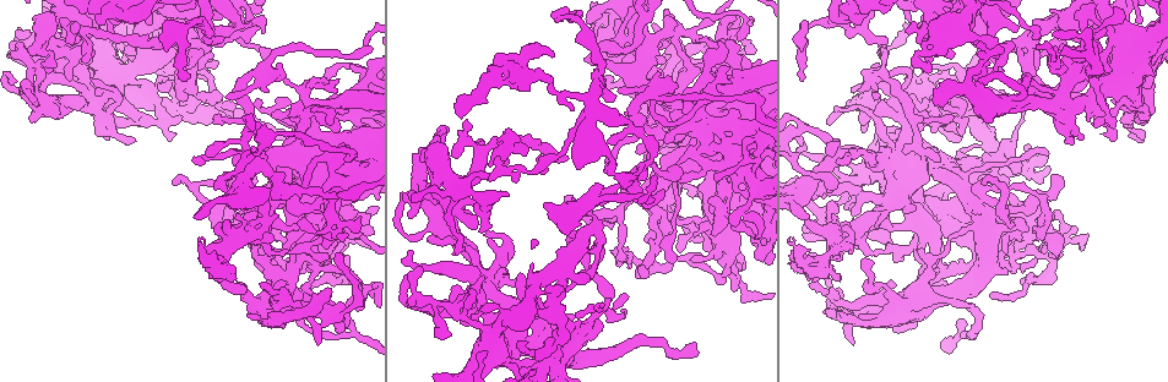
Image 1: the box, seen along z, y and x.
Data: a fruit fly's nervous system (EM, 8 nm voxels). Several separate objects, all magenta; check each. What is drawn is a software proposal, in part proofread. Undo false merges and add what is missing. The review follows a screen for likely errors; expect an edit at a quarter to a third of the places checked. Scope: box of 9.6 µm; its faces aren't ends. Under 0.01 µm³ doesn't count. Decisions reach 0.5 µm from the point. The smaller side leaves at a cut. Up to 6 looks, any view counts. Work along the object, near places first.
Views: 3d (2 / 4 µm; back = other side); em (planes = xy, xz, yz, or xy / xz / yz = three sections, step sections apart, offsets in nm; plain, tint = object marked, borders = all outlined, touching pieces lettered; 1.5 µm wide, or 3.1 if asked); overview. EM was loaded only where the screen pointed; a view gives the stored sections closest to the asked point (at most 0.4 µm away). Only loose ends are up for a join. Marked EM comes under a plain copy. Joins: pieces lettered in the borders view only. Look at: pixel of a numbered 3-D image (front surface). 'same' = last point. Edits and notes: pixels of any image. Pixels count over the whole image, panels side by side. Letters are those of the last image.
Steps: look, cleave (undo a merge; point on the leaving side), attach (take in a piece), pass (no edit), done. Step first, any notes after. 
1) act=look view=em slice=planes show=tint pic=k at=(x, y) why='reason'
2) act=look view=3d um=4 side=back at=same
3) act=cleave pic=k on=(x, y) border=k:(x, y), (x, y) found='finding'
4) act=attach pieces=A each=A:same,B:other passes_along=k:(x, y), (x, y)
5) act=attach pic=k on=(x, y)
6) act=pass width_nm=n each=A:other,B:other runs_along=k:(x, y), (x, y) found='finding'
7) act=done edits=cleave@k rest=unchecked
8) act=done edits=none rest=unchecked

act=look view=em slice=xy step=4 show=borders pic=1 at=(933, 66) why='stops while still wide'

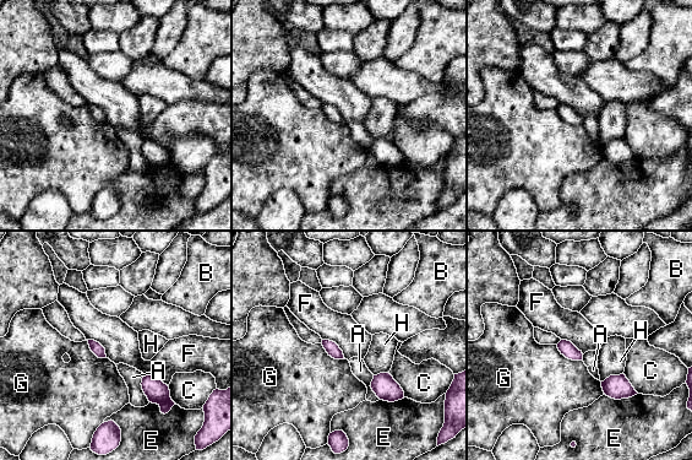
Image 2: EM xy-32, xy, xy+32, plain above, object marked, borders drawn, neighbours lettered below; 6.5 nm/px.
act=pass longest_contact=E:220nm each=A:other,B:other,C:other,E:other,F:other,G:other,H:other border=2:(556, 345), (566, 357), (582, 361) found='none of them fits'

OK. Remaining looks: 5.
act=look view=3d um=4 pic=1 at=(738, 267) why='abrupt turn'

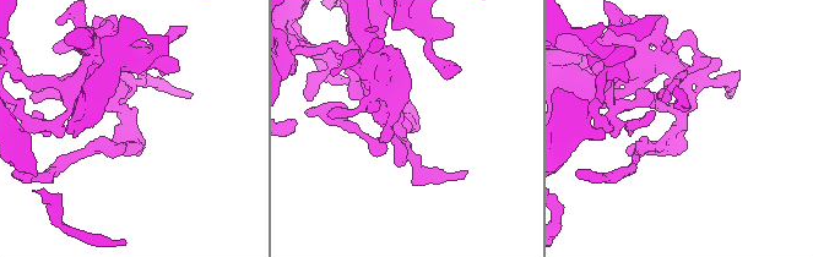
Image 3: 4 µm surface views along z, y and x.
act=look view=em slice=planes show=borders pic=3 at=(680, 125) why='need the tissue'

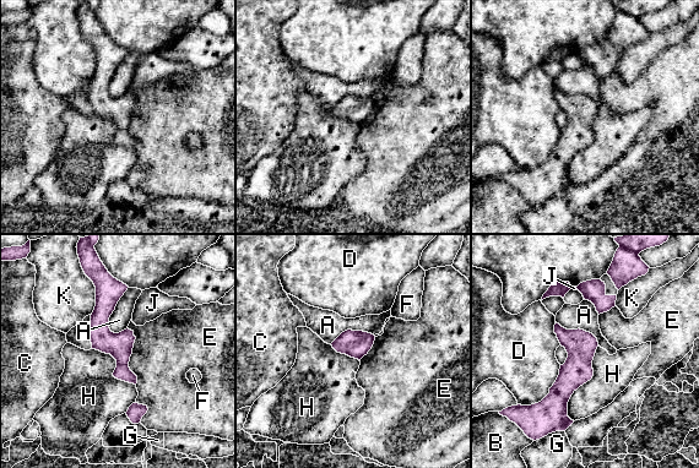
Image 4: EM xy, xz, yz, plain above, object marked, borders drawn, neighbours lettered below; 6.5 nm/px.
act=pass longest_contact=H:550nm each=A:other,B:other,C:other,D:other,E:other,F:other,G:other,H:other,J:other,K:other border=4:(599, 346), (572, 420) found='continuous, no second neuron'

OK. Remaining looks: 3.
act=look view=3d um=2 side=back pic=1 at=(1129, 135) why='free end'

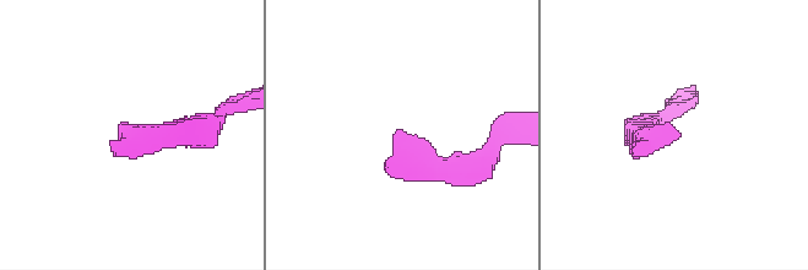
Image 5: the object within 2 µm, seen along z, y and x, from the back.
act=look view=em slice=planes show=borders pic=5 at=(398, 129)

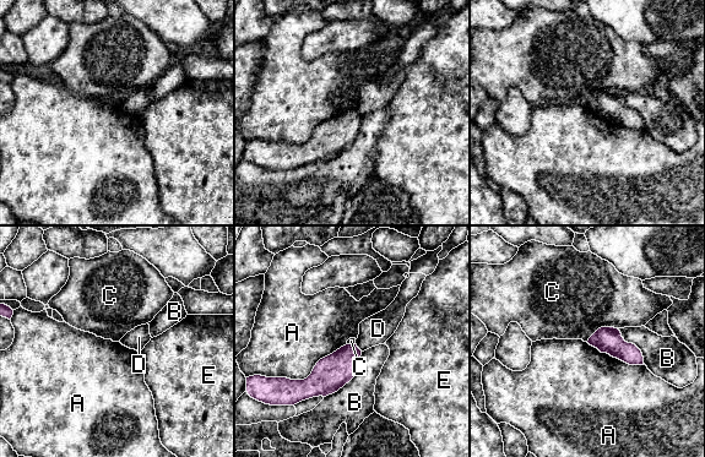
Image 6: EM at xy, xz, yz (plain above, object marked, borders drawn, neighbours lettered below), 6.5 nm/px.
act=pass each=A:other,B:other,C:other,D:other,E:other border=6:(617, 327), (600, 327), (586, 341) found='no lettered piece goes on from it'

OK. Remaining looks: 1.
act=done edits=none rest=unchecked

